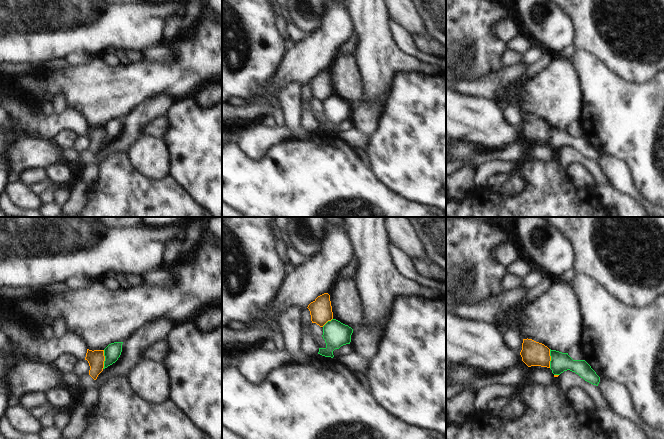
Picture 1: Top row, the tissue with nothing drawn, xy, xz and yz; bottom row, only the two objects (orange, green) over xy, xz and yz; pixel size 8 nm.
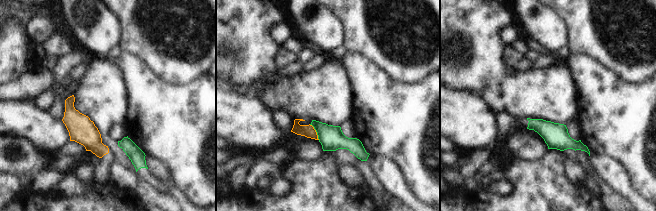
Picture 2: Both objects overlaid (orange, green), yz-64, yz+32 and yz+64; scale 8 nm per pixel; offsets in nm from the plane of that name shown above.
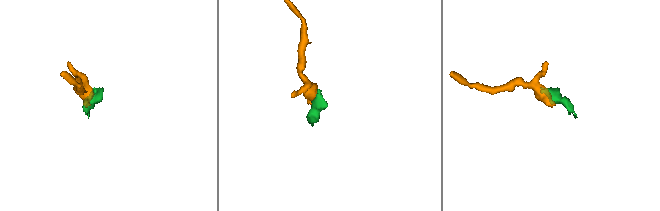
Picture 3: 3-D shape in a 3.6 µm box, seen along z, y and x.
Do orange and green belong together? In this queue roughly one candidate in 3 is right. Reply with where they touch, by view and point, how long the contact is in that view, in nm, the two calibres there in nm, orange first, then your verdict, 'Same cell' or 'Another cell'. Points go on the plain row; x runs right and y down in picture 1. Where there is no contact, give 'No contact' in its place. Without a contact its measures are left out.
Touches orange at xy (104, 135). Shared border 150 nm. Thickness 140 nm (orange) against 140 nm. Another cell.

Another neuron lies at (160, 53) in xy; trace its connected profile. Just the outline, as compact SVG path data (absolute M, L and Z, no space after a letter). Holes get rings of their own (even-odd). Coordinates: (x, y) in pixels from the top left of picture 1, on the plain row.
M161 43L141 50L141 54L144 62L161 62L168 64L174 58L173 51Z

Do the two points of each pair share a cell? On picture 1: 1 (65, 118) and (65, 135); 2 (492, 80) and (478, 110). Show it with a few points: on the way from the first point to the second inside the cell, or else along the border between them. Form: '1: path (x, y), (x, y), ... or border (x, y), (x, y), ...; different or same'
1: border (77, 135), (69, 130), (60, 130), (52, 139); different
2: border (461, 92), (467, 95), (492, 99); different

